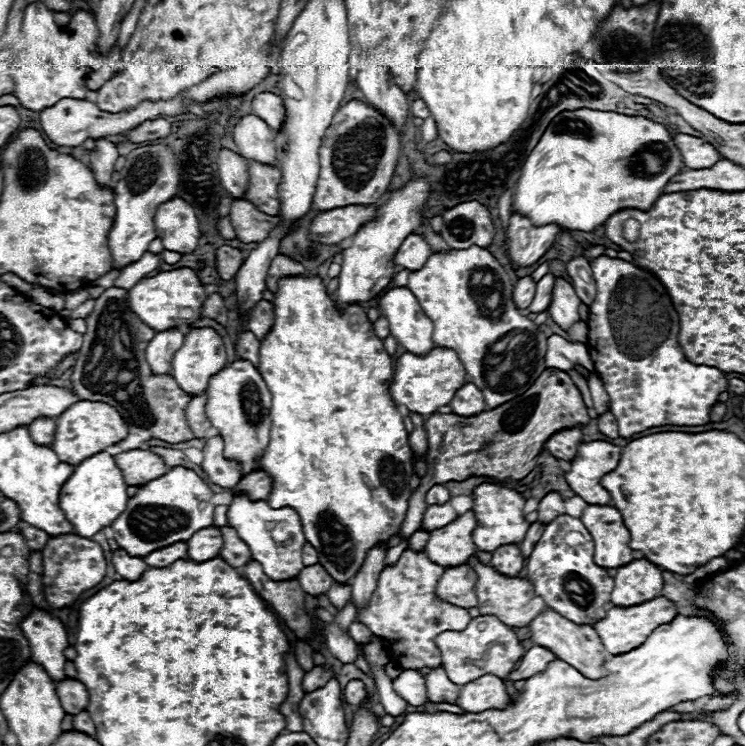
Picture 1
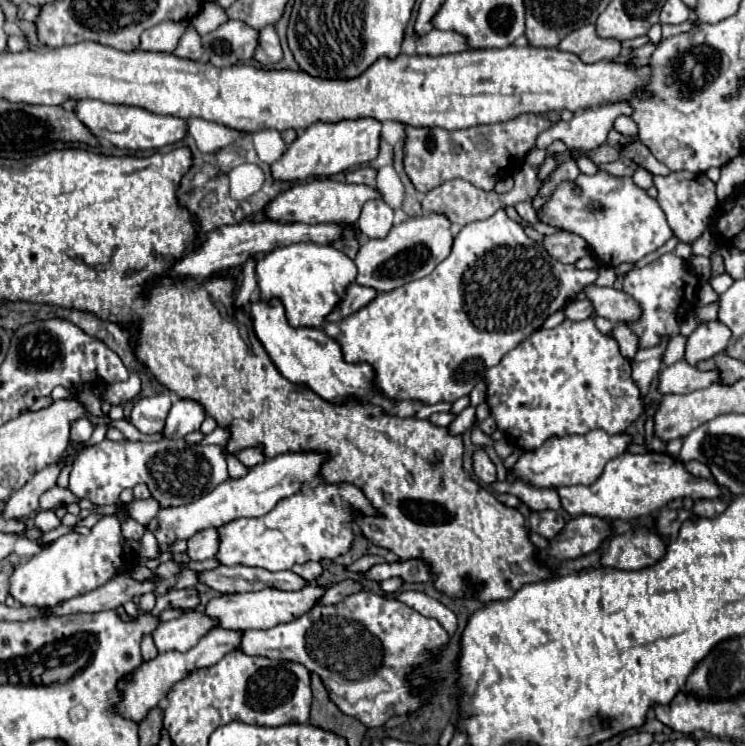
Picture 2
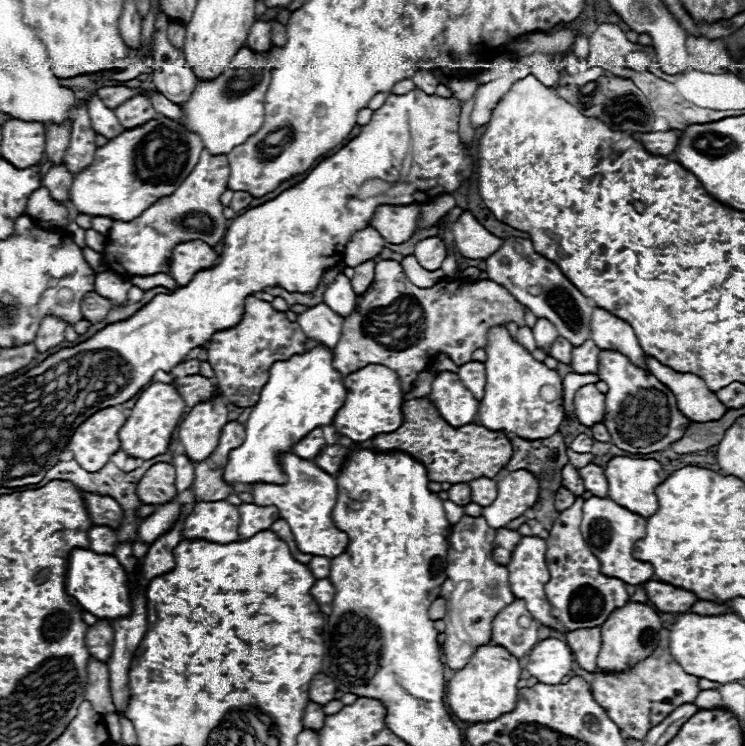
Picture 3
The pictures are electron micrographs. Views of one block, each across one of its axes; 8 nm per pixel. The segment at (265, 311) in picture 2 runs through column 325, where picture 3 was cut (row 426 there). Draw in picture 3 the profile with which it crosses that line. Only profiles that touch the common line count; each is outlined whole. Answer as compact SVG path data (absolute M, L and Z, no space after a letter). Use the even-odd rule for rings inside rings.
M370 364L362 370L344 376L342 382L346 382L346 402L332 420L332 426L340 436L350 438L352 442L364 442L374 438L376 434L394 432L402 424L404 394L400 390L398 376L390 368Z

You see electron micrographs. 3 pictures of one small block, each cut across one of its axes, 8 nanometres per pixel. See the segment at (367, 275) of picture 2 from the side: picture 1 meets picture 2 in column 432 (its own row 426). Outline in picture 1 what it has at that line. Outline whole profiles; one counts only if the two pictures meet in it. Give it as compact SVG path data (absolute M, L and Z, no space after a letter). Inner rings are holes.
M236 360L208 380L208 388L204 394L208 396L206 416L212 422L212 426L218 428L220 436L226 442L226 458L242 462L242 476L254 472L258 468L254 464L254 458L262 454L270 440L268 412L272 398L264 378L248 360Z

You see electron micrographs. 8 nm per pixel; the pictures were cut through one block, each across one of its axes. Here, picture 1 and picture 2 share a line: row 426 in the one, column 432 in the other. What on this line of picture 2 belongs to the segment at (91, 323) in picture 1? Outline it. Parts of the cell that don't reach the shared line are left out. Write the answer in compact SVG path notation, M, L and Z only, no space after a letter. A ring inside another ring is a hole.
M520 114L508 122L474 126L466 130L444 130L444 128L414 128L406 126L406 148L404 166L418 192L426 194L440 184L462 178L482 190L494 190L496 182L512 176L520 170L520 162L534 148L536 136L546 130L552 122L536 114Z

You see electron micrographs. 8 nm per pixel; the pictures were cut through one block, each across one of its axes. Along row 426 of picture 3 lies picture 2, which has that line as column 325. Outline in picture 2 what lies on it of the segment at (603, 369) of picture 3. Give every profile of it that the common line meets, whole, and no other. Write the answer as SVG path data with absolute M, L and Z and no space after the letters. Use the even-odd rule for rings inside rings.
M360 590L334 606L316 604L310 612L306 612L294 622L278 624L268 630L244 630L238 650L248 656L264 656L304 664L310 672L316 672L322 678L324 686L330 692L330 698L344 714L358 718L366 728L376 728L384 726L392 716L402 716L410 710L416 710L422 702L428 700L428 696L412 696L410 686L406 682L406 674L414 666L428 660L430 654L438 654L446 646L446 642L448 634L434 618L422 616L420 612L396 598Z

